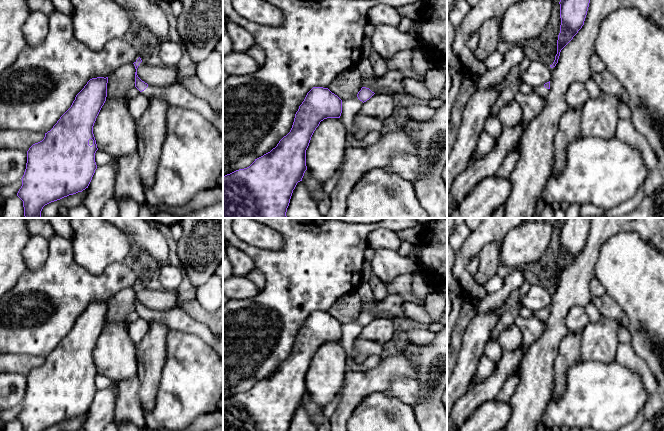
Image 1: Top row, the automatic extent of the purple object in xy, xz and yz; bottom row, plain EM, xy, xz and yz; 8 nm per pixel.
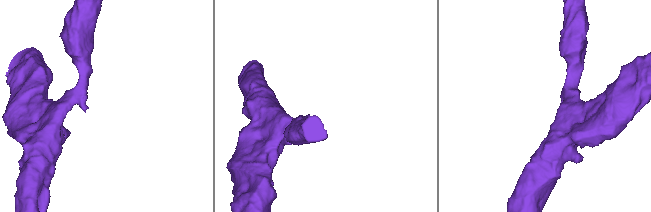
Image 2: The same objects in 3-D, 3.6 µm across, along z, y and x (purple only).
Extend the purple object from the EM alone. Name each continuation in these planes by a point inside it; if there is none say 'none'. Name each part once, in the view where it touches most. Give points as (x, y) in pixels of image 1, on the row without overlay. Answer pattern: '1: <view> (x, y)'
1: xy (175, 318)

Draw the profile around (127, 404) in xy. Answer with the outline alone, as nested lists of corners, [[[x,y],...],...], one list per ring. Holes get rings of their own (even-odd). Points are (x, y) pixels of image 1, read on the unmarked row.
[[[139,378],[119,383],[119,394],[115,400],[114,416],[116,421],[130,420],[141,422],[144,411],[139,400]]]

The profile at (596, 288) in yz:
[[[595,276],[592,278],[590,282],[589,289],[591,297],[601,297],[606,293],[604,286]]]

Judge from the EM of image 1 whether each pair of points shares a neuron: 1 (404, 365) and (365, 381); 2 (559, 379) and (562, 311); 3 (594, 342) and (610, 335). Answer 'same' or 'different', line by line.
1: same
2: different
3: same

